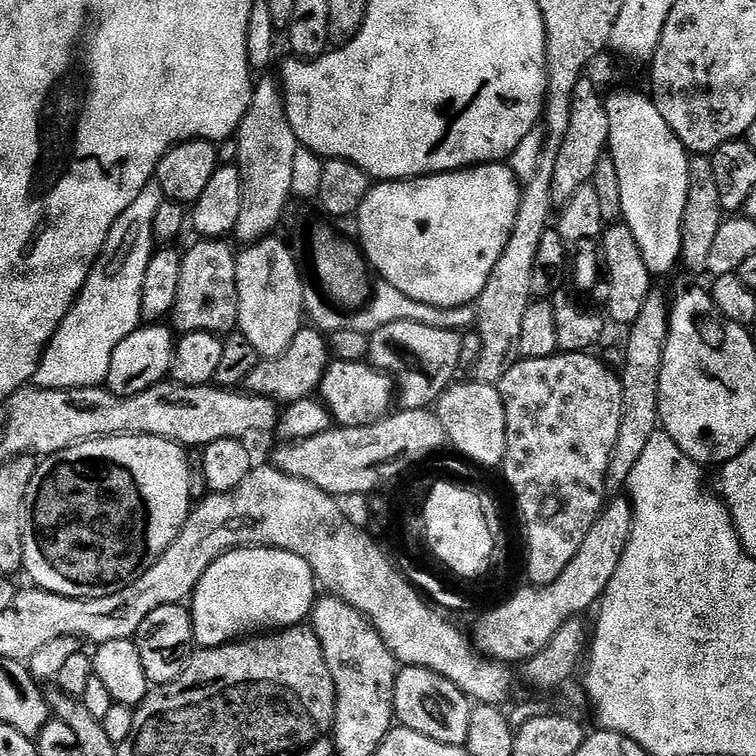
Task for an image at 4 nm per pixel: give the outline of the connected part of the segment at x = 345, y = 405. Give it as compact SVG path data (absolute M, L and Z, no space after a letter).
M333 359L318 381L318 399L332 415L333 425L341 428L370 426L383 420L394 408L394 381L364 360Z

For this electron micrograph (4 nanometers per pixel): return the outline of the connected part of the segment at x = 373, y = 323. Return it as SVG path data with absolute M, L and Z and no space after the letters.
M383 282L377 283L377 288L371 293L370 299L359 310L353 311L352 316L347 320L345 313L339 307L333 306L319 291L308 290L304 294L304 310L307 319L310 321L311 327L325 334L333 332L341 332L344 328L350 330L358 330L365 334L377 332L382 326L386 326L390 322L418 322L422 326L434 326L442 330L464 330L467 324L471 325L474 320L474 312L471 307L463 308L439 308L438 306L430 306L423 304L417 300L412 300L406 294L402 294L402 290L394 290L394 286Z

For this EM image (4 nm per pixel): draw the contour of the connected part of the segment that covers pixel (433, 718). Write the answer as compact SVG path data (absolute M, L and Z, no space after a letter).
M404 666L397 671L392 703L395 719L405 728L434 738L434 742L466 745L466 730L473 707L473 701L464 696L454 682L446 682L446 678L434 674L434 670Z

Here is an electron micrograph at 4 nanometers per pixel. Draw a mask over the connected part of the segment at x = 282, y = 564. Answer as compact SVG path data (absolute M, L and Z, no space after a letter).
M234 548L224 552L208 567L196 583L190 597L192 638L200 648L217 648L239 641L247 628L256 630L286 629L300 626L312 615L312 606L318 599L316 576L307 562L298 554L281 548Z

